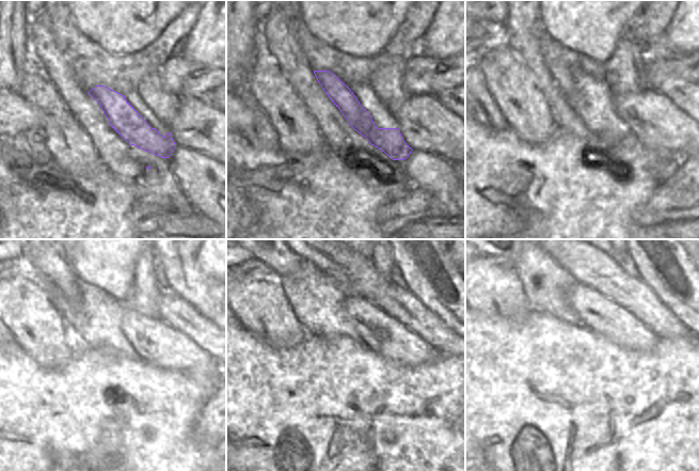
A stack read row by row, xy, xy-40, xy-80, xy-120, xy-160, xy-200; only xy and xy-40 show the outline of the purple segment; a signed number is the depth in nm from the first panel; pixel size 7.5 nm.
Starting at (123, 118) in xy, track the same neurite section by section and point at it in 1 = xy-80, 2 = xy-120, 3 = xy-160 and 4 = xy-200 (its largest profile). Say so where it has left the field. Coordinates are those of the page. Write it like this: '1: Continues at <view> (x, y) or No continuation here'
1: Continues at xy-80 (564, 63)
2: Continues at xy-120 (52, 265)
3: Continues at xy-160 (282, 261)
4: Continues at xy-200 (512, 261)

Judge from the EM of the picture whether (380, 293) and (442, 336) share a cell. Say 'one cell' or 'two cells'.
one cell

